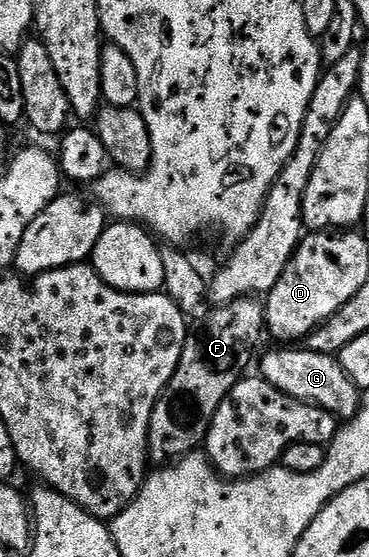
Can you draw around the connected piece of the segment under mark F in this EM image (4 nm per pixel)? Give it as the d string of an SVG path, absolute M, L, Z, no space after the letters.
M257 297L237 298L226 306L214 306L211 314L202 322L198 331L187 333L184 352L180 356L180 364L176 364L176 372L172 372L172 380L166 385L160 401L152 408L152 420L148 428L148 458L154 464L173 464L186 455L195 453L205 443L206 434L210 431L212 420L216 416L218 406L232 392L235 384L242 381L250 361L254 358L254 349L258 346L266 325L266 312L263 303Z

